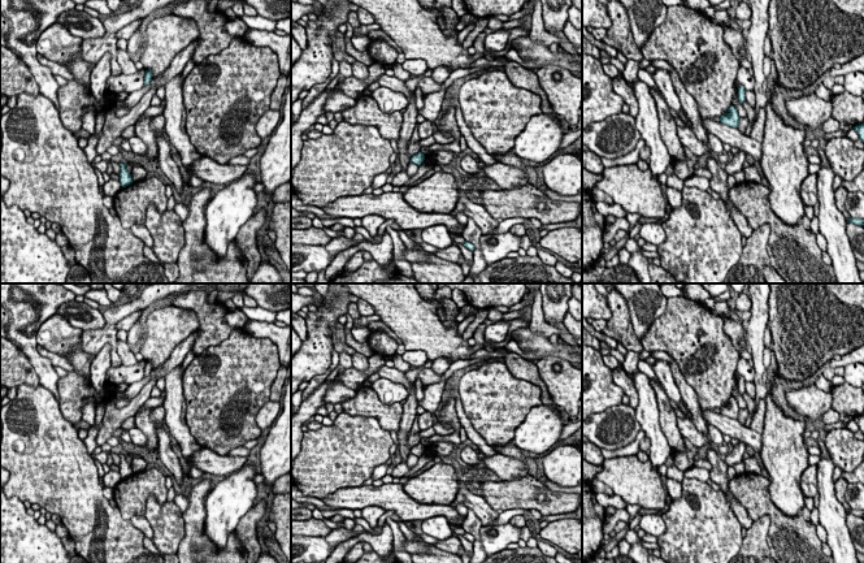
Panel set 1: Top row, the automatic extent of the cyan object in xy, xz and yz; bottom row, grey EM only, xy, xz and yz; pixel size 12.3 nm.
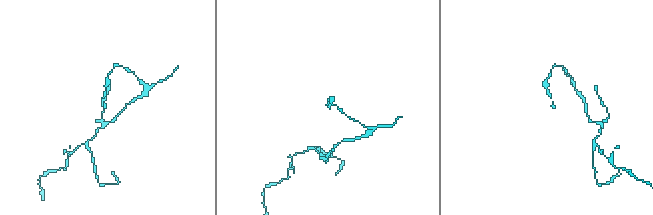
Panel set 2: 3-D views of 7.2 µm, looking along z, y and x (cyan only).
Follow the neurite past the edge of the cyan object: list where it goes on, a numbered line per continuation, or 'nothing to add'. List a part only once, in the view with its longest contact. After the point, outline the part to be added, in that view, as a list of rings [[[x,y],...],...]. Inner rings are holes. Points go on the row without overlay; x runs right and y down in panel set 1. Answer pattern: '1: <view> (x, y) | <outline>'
nothing to add

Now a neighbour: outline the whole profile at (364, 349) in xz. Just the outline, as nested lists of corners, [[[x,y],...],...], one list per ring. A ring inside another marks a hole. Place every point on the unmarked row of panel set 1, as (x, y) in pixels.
[[[351,332],[344,334],[344,342],[346,342],[349,347],[352,347],[353,350],[356,350],[357,352],[362,354],[362,355],[366,356],[366,358],[370,358],[370,356],[374,354],[368,342],[359,343],[359,342],[352,337],[352,333],[351,333]]]

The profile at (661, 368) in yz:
[[[657,359],[657,361],[652,365],[654,365],[654,371],[657,377],[657,381],[665,390],[668,398],[678,406],[678,408],[682,413],[685,413],[687,416],[689,410],[683,404],[683,399],[682,399],[678,386],[673,378],[669,364],[664,360]]]

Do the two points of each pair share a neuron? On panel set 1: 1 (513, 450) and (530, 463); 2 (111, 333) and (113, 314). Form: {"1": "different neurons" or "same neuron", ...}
{"1": "same neuron", "2": "same neuron"}

